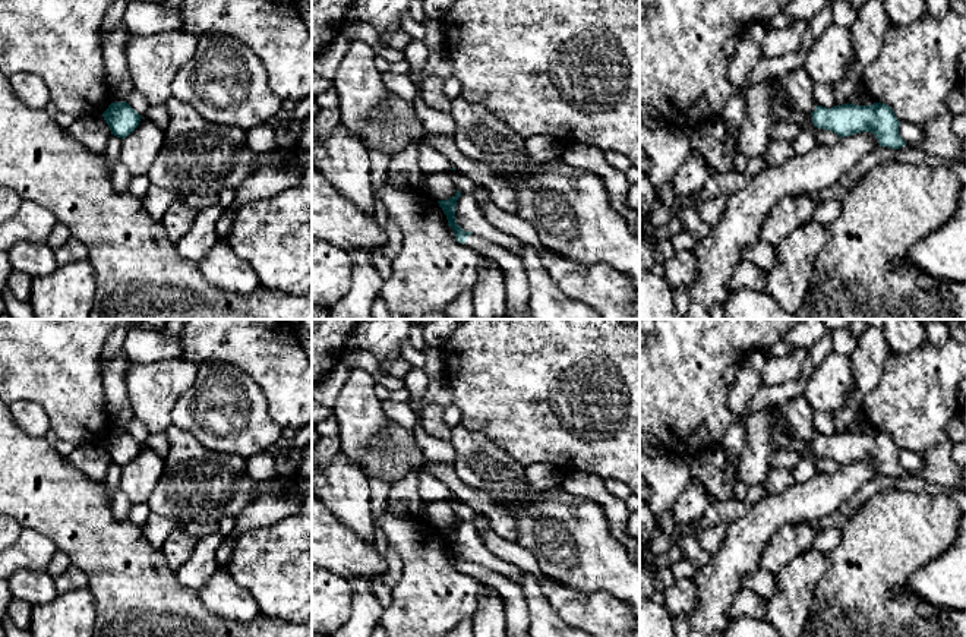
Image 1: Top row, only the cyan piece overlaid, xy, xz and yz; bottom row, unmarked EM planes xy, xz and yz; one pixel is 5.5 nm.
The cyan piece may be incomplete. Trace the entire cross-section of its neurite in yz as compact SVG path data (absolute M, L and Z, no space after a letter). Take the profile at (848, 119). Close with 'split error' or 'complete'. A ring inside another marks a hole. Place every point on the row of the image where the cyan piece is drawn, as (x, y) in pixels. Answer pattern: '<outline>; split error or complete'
M842 104L831 108L817 105L811 113L815 127L831 130L840 138L871 132L880 146L899 149L905 141L899 136L899 120L887 104L871 105Z; complete

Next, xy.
M126 101L111 103L102 113L102 117L108 124L111 135L121 139L130 135L142 119Z; complete

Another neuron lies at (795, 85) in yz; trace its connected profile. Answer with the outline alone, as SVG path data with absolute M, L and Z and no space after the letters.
M804 67L779 73L779 91L787 98L795 110L811 114L818 105L814 98L814 82Z

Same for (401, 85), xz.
M385 72L382 73L382 82L392 94L414 104L416 85L408 75L392 75L391 72Z

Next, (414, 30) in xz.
M408 12L401 19L401 29L405 31L413 40L424 41L426 38L424 25L416 22Z

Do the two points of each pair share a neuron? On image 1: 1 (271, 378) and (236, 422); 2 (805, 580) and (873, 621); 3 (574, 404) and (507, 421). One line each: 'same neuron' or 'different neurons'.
1: different neurons
2: different neurons
3: same neuron

